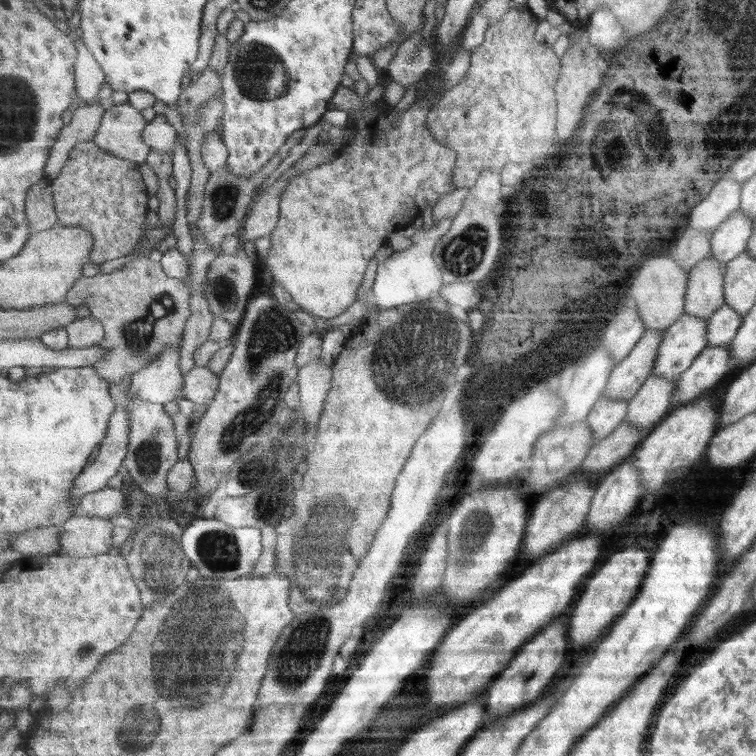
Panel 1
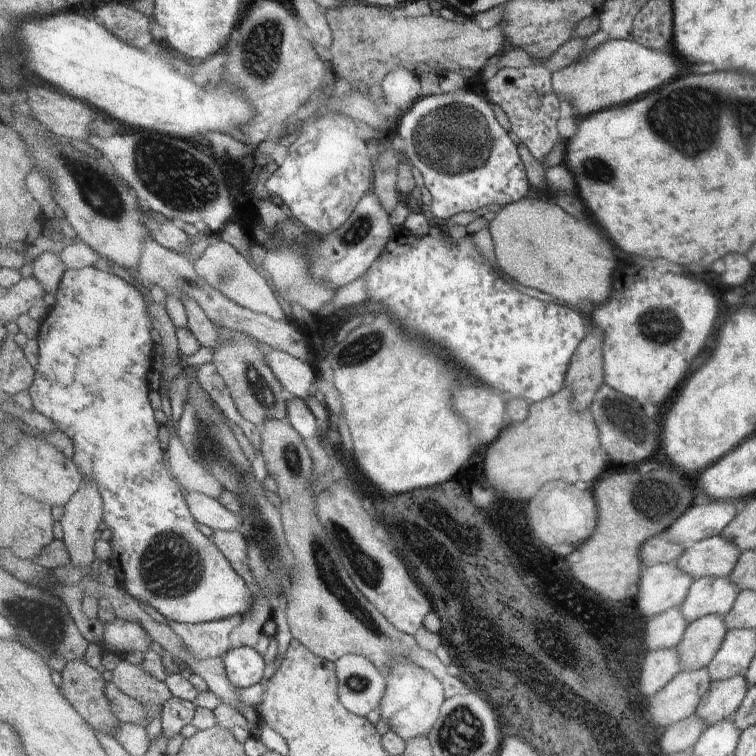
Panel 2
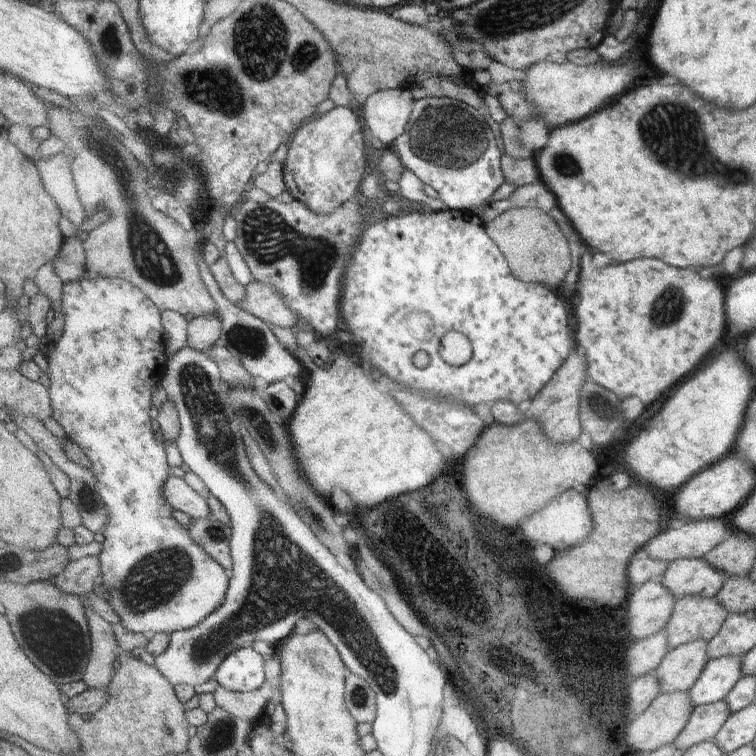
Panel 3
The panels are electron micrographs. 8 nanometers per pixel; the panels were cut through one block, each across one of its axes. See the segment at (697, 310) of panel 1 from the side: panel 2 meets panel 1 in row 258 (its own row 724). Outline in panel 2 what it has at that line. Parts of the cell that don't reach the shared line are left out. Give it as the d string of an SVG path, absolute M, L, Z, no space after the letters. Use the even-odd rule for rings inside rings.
M739 673L730 679L710 681L709 690L702 696L702 700L698 704L694 715L705 727L710 727L725 719L729 720L734 712L738 710L743 698L745 698L746 690L746 679Z

